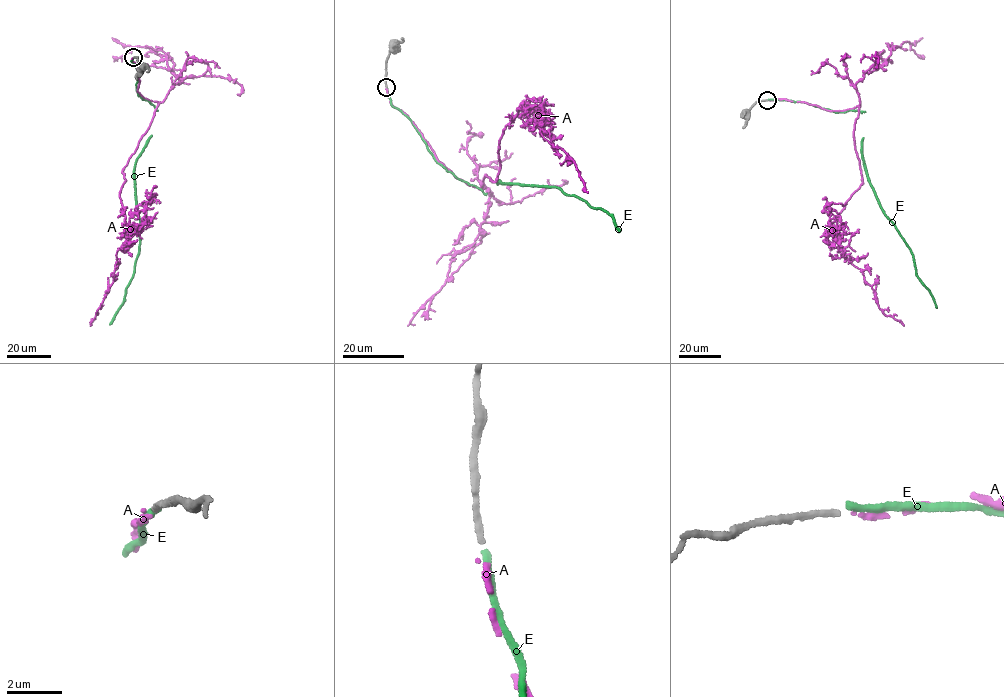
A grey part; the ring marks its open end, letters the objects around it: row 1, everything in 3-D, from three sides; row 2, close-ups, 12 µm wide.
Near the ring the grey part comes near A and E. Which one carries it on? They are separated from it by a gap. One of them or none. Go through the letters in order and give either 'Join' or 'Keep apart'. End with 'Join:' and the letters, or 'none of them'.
A: Join
E: Keep apart
Join: A

